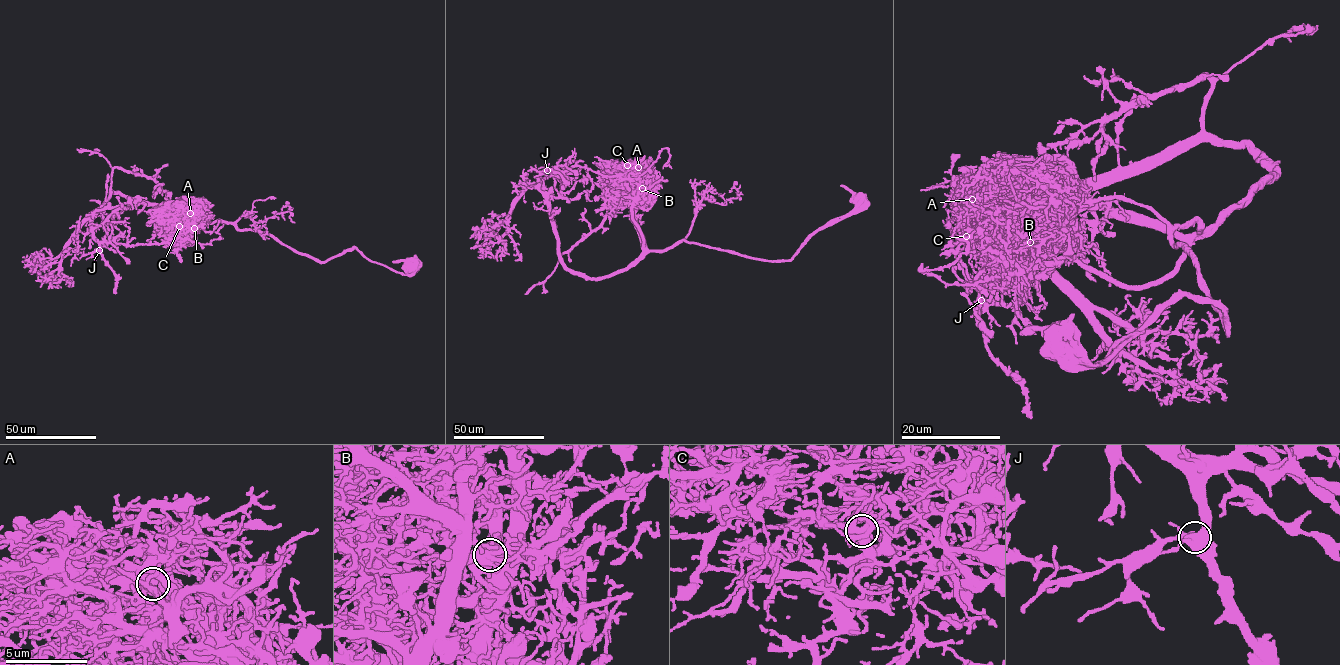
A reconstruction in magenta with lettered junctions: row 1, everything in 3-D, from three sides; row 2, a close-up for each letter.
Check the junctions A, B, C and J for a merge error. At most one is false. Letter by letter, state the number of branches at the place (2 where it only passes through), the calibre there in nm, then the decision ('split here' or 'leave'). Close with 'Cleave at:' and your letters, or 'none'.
A: branches 5; calibre 550 nm; leave
B: branches 8; calibre 550 nm; split here
C: branches 9; calibre 550 nm; leave
J: branches 5; calibre 600 nm; leave
Cleave at: B

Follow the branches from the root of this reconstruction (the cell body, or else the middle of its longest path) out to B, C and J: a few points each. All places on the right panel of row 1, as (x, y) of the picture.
B: (1058, 340), (1095, 365), (1182, 296), (1213, 299), (1227, 330), (1173, 244), (1196, 221), (1081, 208), (1030, 242)
C: (1058, 340), (1095, 365), (1182, 296), (1213, 299), (1227, 331), (1173, 244), (1197, 223), (1020, 207), (966, 236)
J: (1058, 340), (1095, 365), (1182, 296), (1227, 331), (1173, 244), (1197, 223), (1079, 208), (978, 275), (981, 301)

